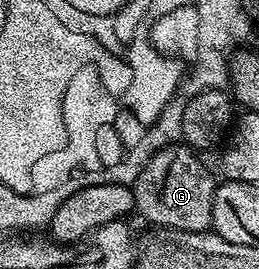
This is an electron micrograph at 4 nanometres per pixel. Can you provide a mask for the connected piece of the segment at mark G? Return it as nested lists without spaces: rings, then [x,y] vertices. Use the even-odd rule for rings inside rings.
[[[181,141],[153,152],[139,177],[131,184],[136,214],[154,223],[152,226],[157,229],[208,232],[213,226],[213,195],[218,180],[213,179],[201,159],[198,152]]]

